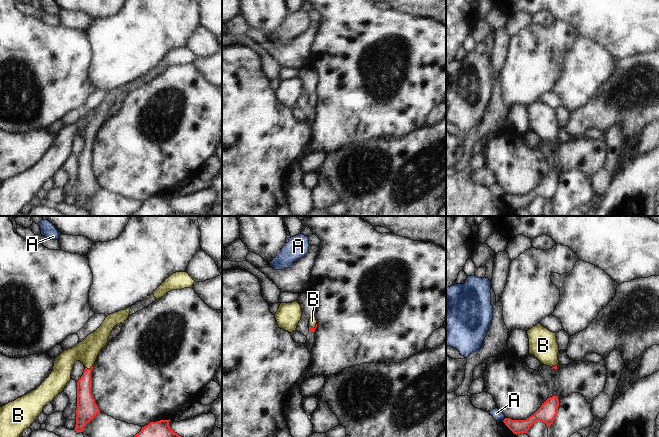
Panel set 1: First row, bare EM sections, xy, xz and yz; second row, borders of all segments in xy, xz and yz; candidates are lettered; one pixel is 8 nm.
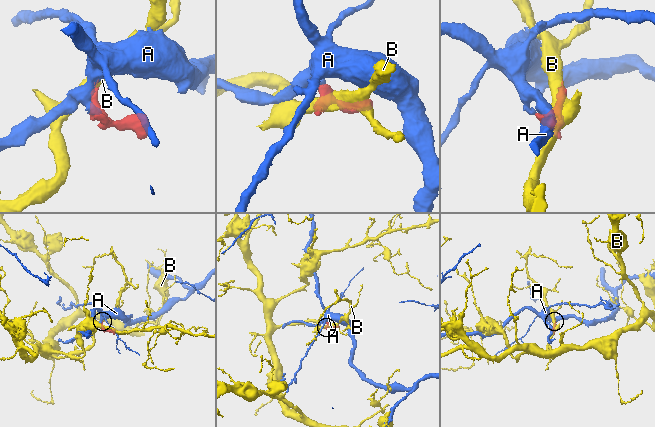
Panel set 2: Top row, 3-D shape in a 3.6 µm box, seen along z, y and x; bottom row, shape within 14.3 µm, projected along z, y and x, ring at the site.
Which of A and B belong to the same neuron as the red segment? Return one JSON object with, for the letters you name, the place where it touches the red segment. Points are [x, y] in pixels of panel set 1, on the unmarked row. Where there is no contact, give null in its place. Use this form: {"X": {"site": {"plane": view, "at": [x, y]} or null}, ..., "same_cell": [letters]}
{"B": {"site": {"plane": "xy", "at": [88, 145]}}, "same_cell": ["B"]}

